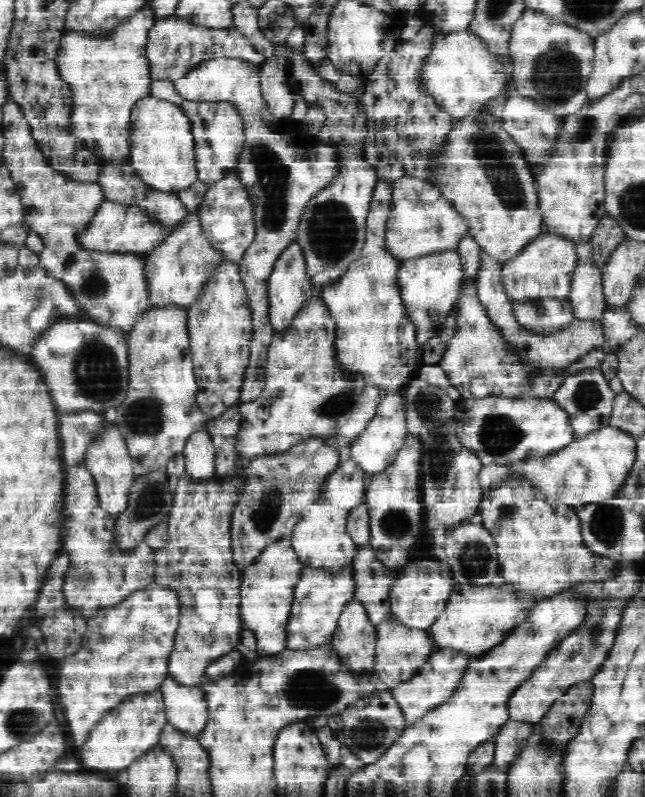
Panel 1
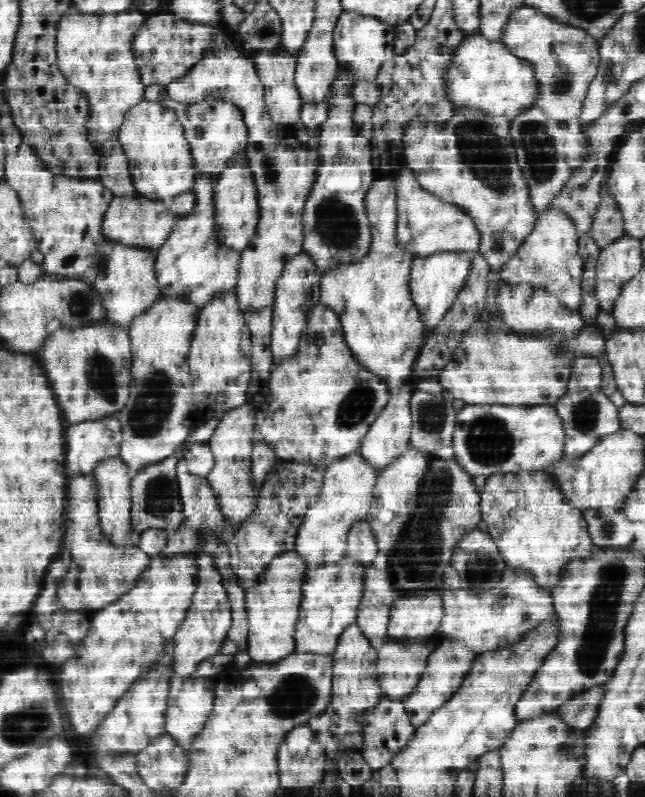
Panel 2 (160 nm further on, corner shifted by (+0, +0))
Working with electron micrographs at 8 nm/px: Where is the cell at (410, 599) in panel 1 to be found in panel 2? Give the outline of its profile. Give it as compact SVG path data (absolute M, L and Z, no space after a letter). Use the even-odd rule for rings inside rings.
M418 589L416 592L404 591L400 593L396 600L393 600L391 606L390 620L387 626L388 636L392 639L418 639L418 641L430 641L428 636L434 634L440 626L444 614L444 605L442 604L443 590Z

